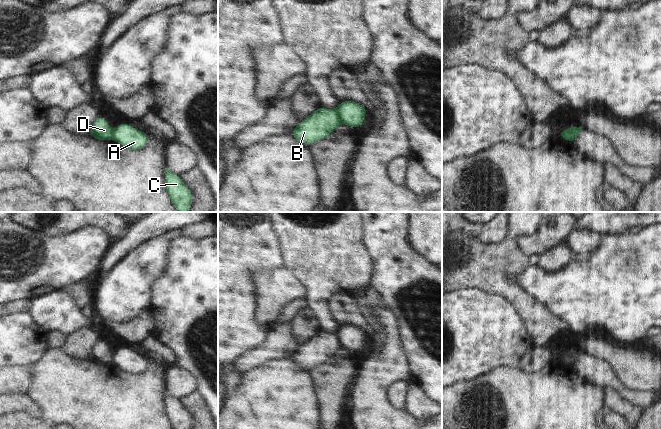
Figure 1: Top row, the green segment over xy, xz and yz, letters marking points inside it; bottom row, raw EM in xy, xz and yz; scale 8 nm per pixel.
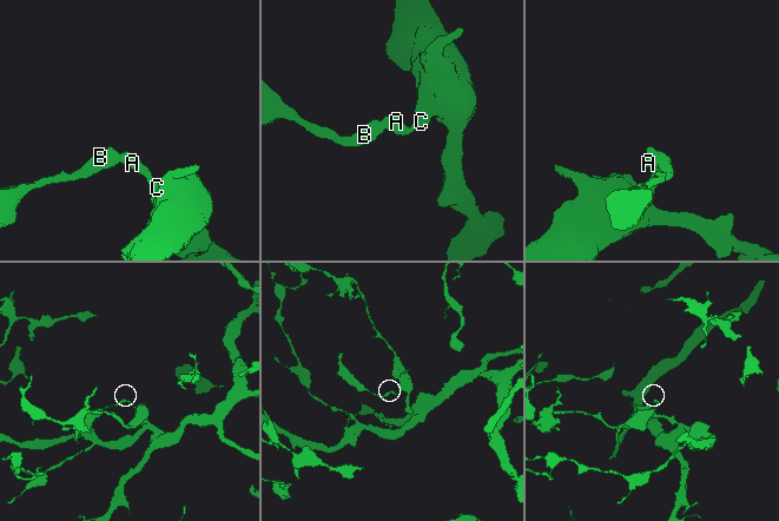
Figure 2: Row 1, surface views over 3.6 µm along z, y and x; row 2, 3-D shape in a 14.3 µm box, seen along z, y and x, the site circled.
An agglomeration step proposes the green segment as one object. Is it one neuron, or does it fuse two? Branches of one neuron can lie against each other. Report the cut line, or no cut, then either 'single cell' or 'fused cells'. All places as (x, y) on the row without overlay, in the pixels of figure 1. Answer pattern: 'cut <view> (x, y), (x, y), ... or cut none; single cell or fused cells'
cut xz (335, 333), (341, 347); fused cells

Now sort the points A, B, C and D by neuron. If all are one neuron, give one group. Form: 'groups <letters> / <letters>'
groups A C / B D

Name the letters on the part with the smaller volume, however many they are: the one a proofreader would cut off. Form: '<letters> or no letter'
B, D.

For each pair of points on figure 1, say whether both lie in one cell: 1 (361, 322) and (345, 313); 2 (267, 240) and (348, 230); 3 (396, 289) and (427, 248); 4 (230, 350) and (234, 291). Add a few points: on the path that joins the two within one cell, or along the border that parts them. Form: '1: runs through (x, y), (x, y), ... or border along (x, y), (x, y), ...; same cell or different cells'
1: runs through (357, 319), (349, 313); same cell
2: border along (273, 233), (278, 241), (283, 262); different cells
3: border along (408, 235), (410, 244), (431, 263); different cells
4: runs through (230, 335), (230, 306); same cell

